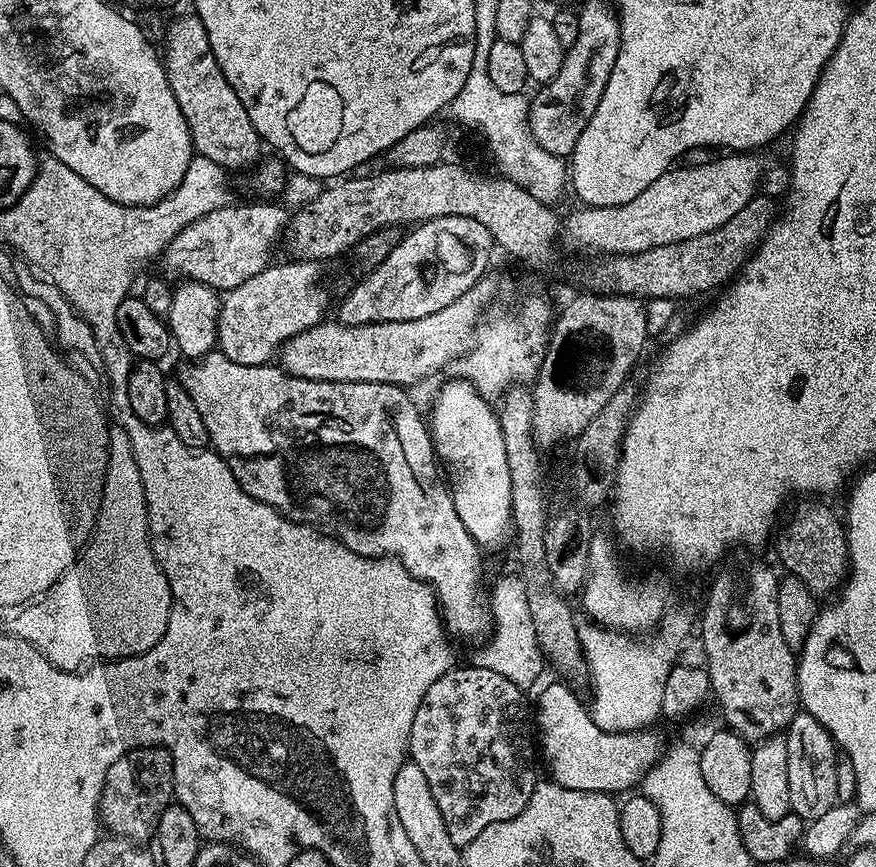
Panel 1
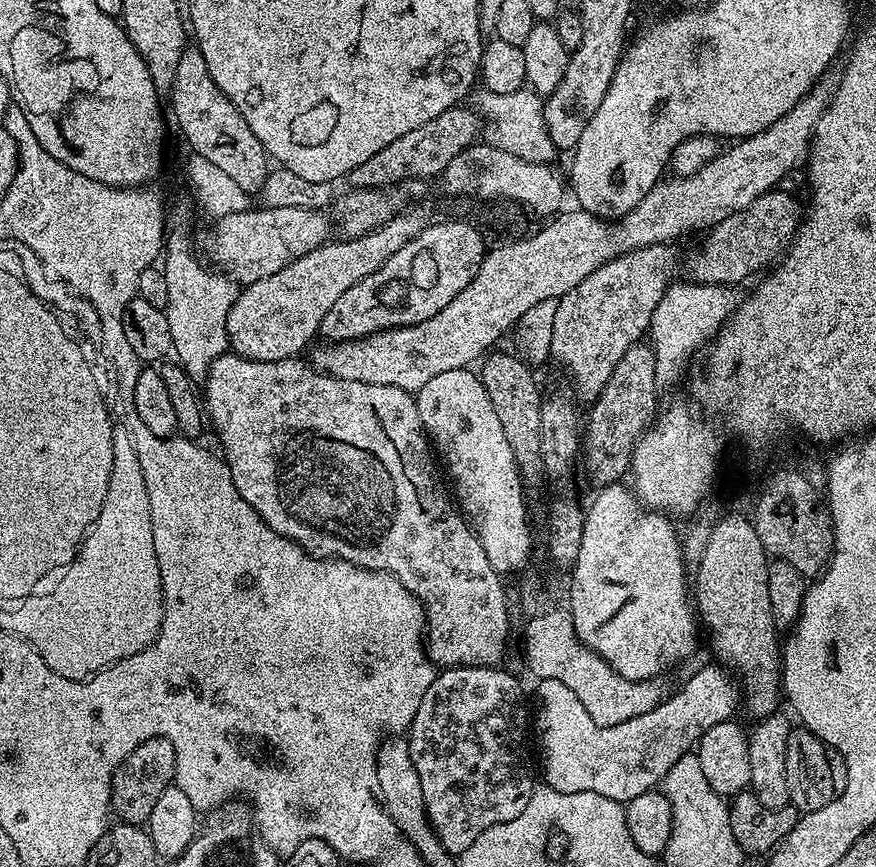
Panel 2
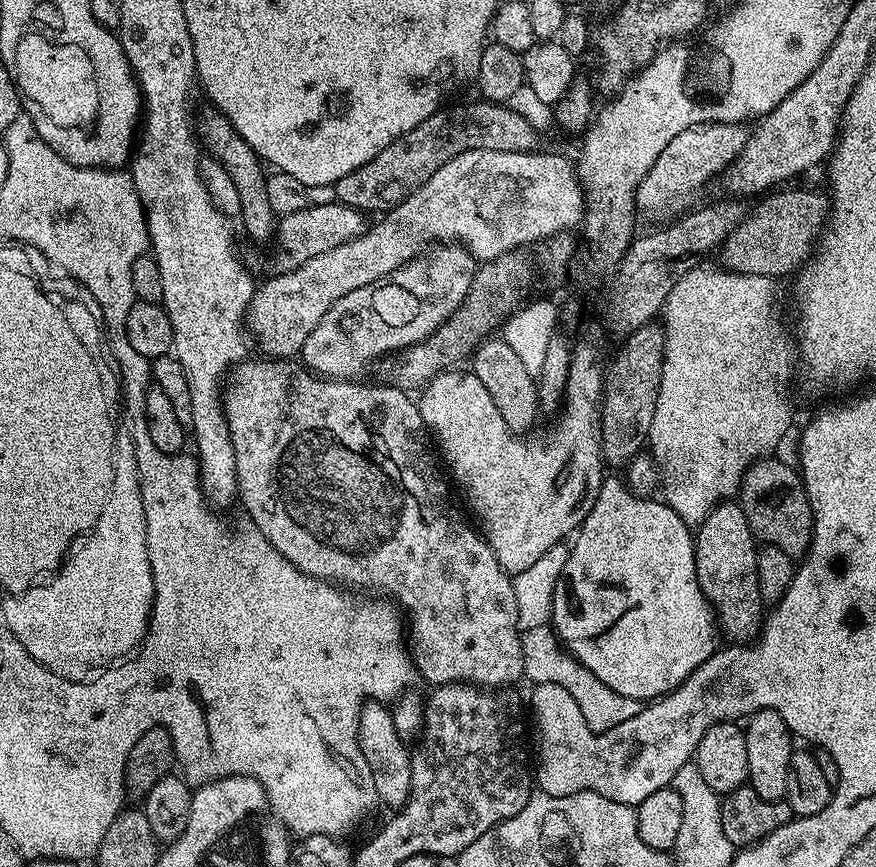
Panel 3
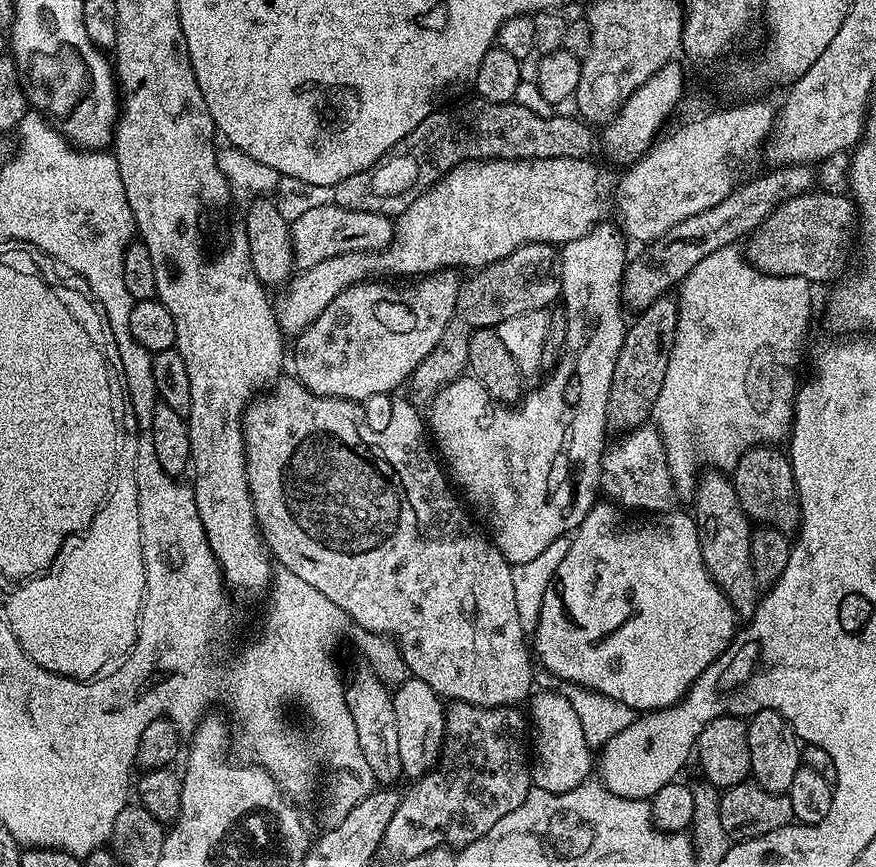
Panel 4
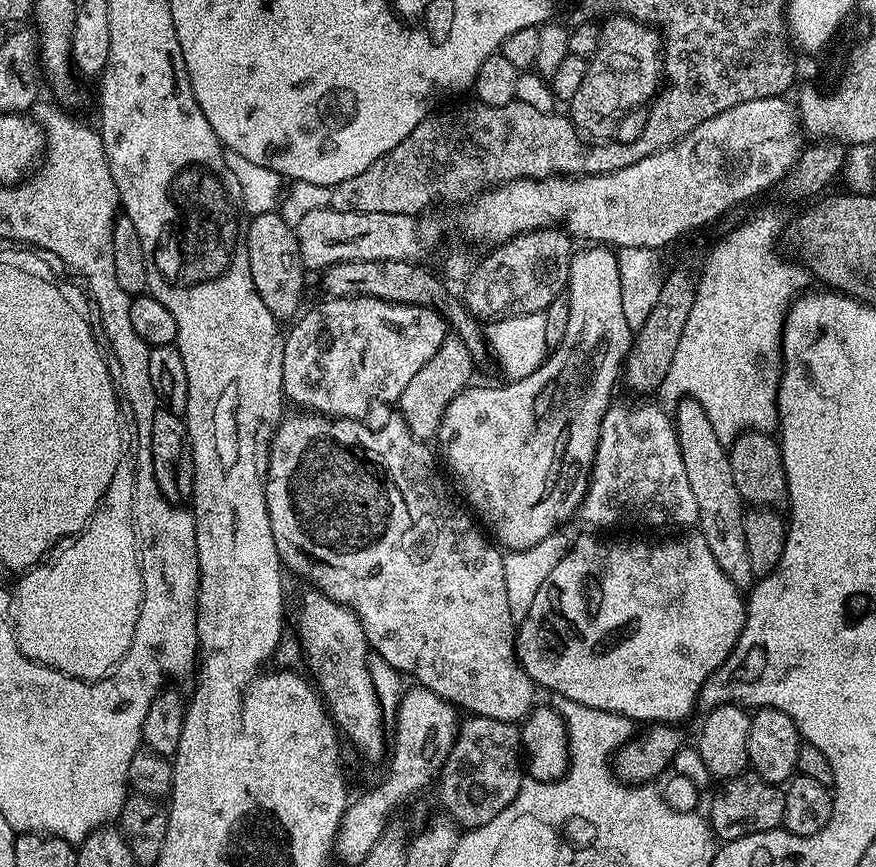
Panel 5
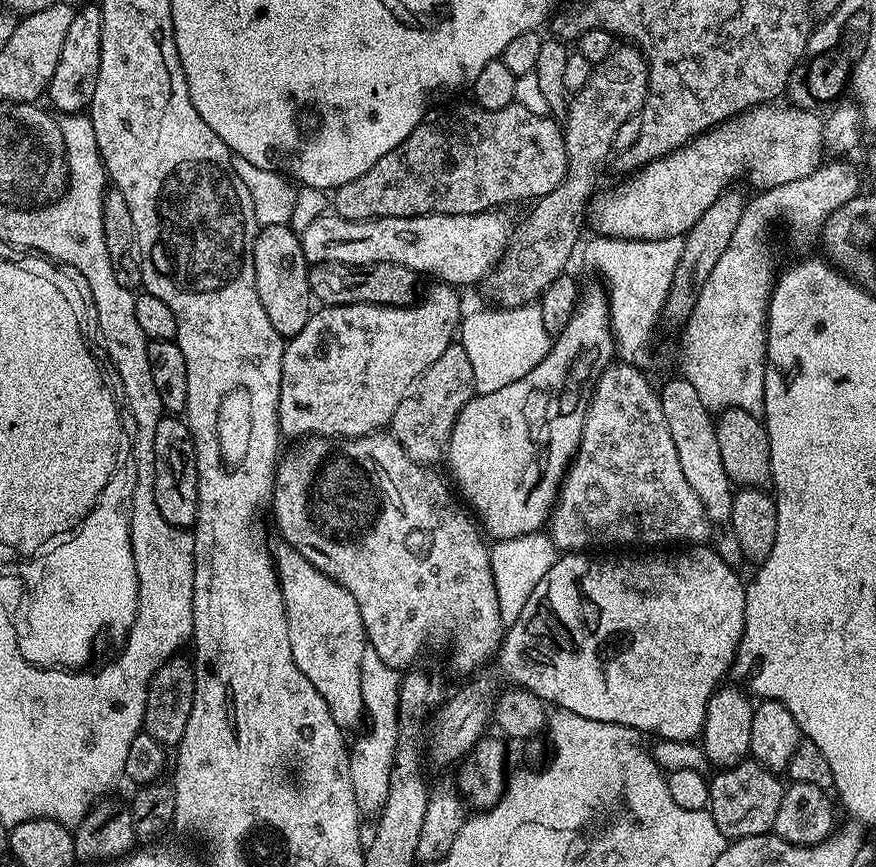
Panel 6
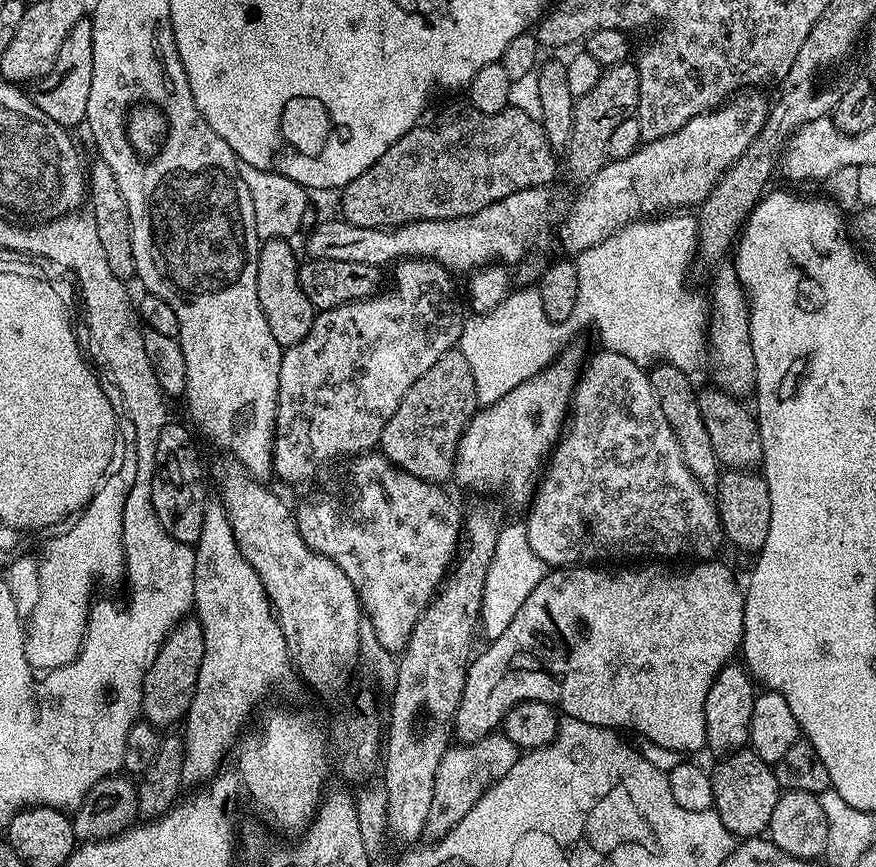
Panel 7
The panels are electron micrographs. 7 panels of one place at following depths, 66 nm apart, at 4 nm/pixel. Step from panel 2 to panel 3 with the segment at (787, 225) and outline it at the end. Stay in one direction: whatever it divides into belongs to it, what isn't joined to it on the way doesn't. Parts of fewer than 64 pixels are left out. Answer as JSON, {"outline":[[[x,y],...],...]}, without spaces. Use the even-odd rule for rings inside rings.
{"outline":[[[800,188],[780,191],[784,190],[769,191],[761,199],[765,200],[753,212],[751,209],[719,245],[719,263],[725,269],[755,278],[784,276],[787,272],[795,273],[809,259],[826,222],[826,216],[820,212],[820,203],[825,197]]]}

